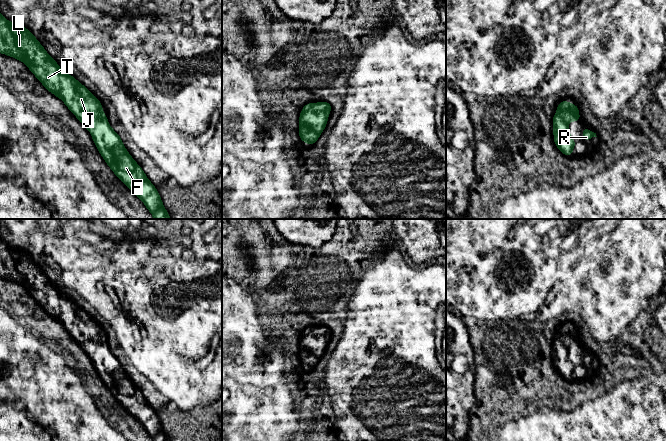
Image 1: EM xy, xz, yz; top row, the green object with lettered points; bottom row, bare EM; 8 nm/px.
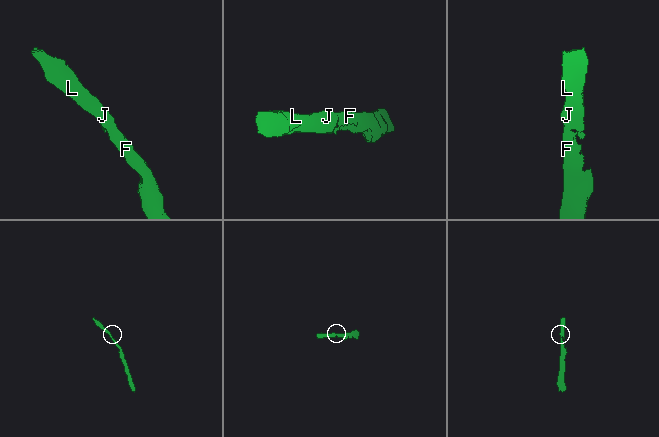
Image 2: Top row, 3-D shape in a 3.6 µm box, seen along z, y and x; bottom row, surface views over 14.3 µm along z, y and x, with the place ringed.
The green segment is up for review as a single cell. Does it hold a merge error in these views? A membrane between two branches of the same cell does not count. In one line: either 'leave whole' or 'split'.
leave whole

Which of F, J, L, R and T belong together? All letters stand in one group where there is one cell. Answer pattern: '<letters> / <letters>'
F J L R T

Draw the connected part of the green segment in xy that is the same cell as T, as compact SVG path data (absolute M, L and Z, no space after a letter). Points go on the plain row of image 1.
M1 237L0 277L23 285L44 312L67 329L90 355L108 390L144 426L153 441L170 441L155 409L148 404L142 392L127 376L120 360L110 351L101 326L73 300L63 296L30 255L9 246Z

